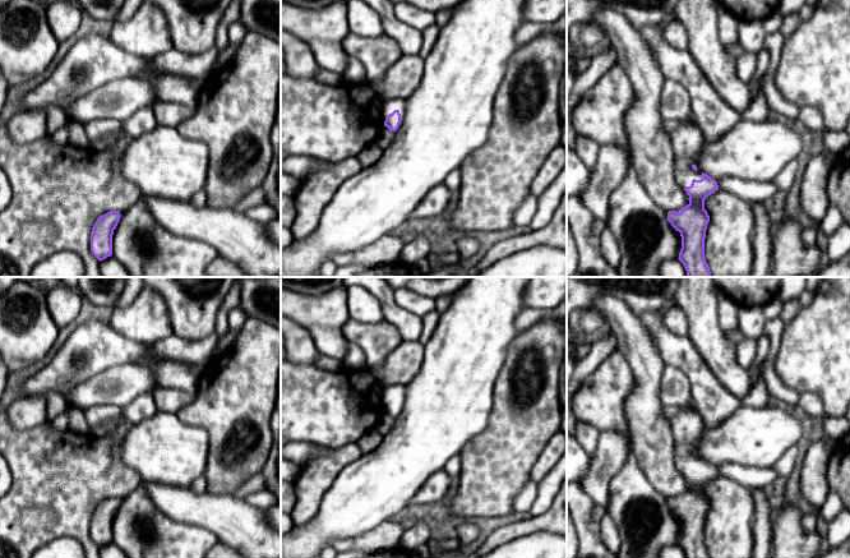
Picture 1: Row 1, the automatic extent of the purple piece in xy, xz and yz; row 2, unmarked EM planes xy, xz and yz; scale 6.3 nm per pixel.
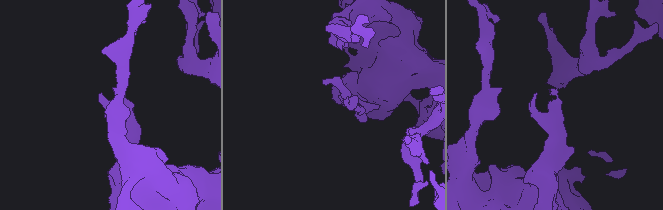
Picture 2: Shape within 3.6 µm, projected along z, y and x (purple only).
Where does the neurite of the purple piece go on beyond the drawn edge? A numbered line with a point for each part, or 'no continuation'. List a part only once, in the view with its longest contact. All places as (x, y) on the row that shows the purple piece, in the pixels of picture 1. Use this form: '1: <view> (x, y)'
1: xz (382, 110)

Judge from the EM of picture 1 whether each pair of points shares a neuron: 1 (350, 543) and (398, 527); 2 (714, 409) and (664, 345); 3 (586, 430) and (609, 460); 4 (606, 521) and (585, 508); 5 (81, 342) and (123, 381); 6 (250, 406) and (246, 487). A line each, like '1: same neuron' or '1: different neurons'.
1: same neuron
2: same neuron
3: different neurons
4: different neurons
5: different neurons
6: different neurons

